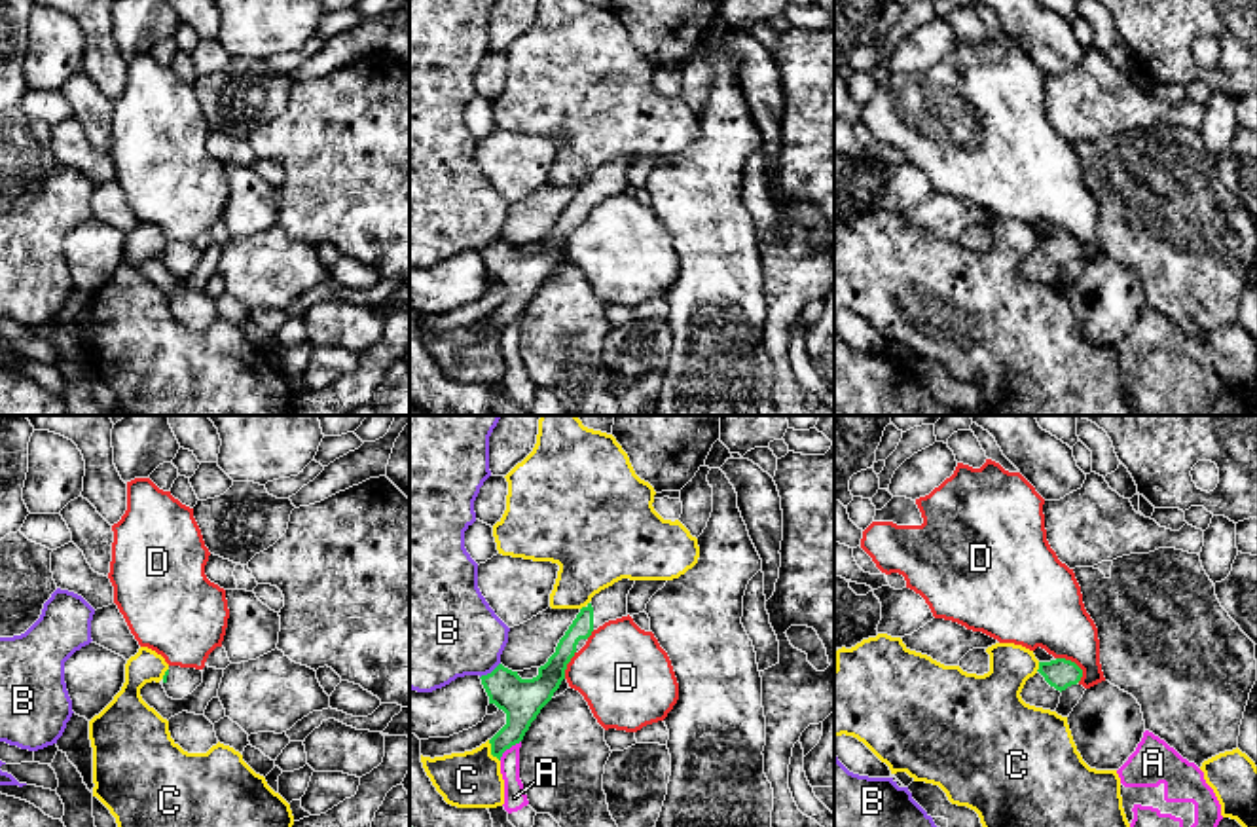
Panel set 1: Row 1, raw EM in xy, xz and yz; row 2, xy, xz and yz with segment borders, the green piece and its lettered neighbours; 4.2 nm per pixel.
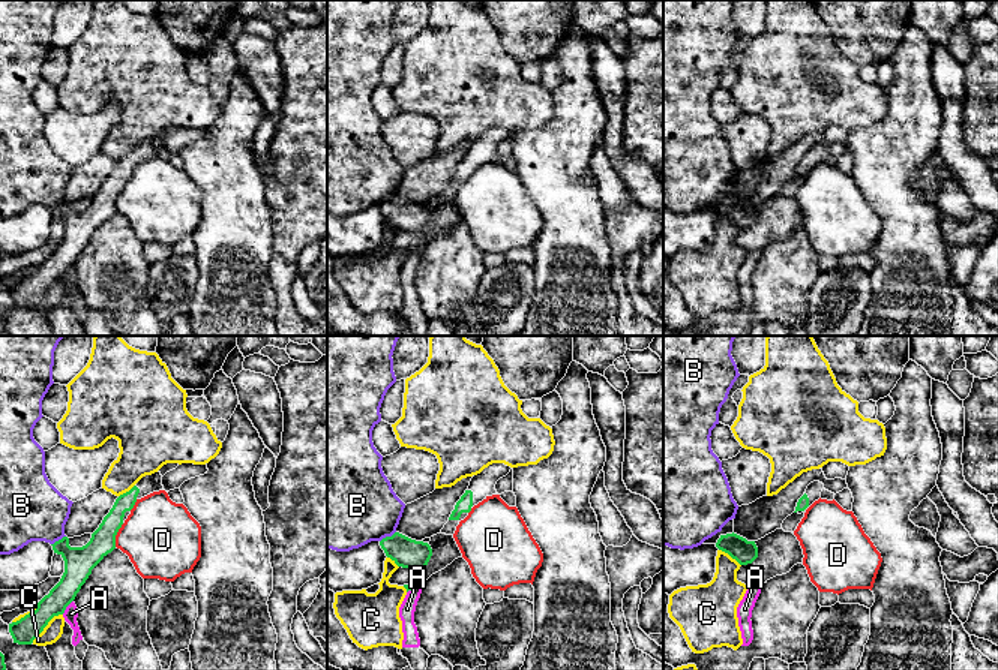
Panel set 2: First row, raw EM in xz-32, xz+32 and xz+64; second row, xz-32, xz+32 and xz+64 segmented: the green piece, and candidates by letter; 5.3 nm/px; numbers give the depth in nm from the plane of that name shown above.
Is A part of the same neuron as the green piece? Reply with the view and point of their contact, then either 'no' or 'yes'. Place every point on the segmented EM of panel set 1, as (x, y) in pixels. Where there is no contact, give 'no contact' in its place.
xz (509, 748) | no

